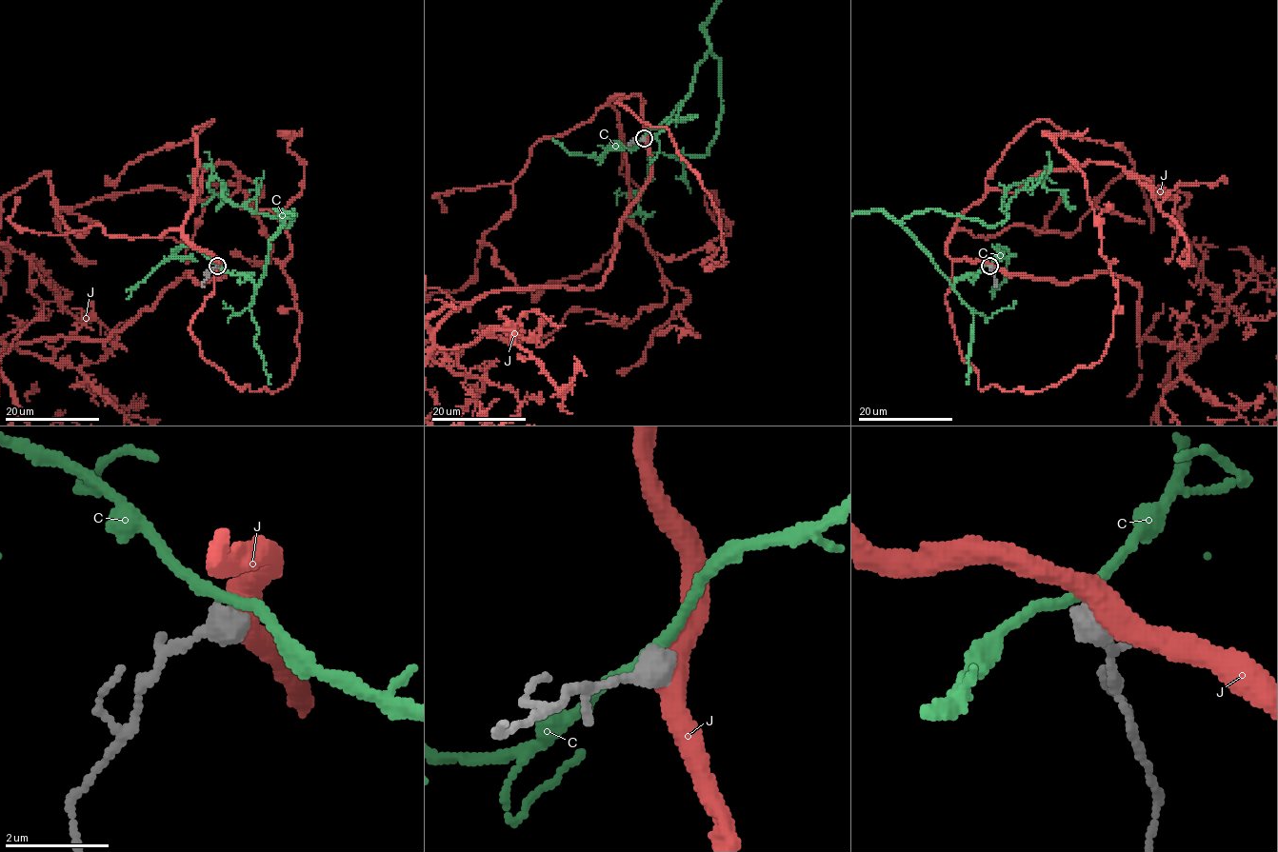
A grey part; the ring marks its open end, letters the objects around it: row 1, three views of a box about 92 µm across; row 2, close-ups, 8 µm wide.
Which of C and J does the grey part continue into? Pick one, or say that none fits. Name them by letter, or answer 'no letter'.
no letter

